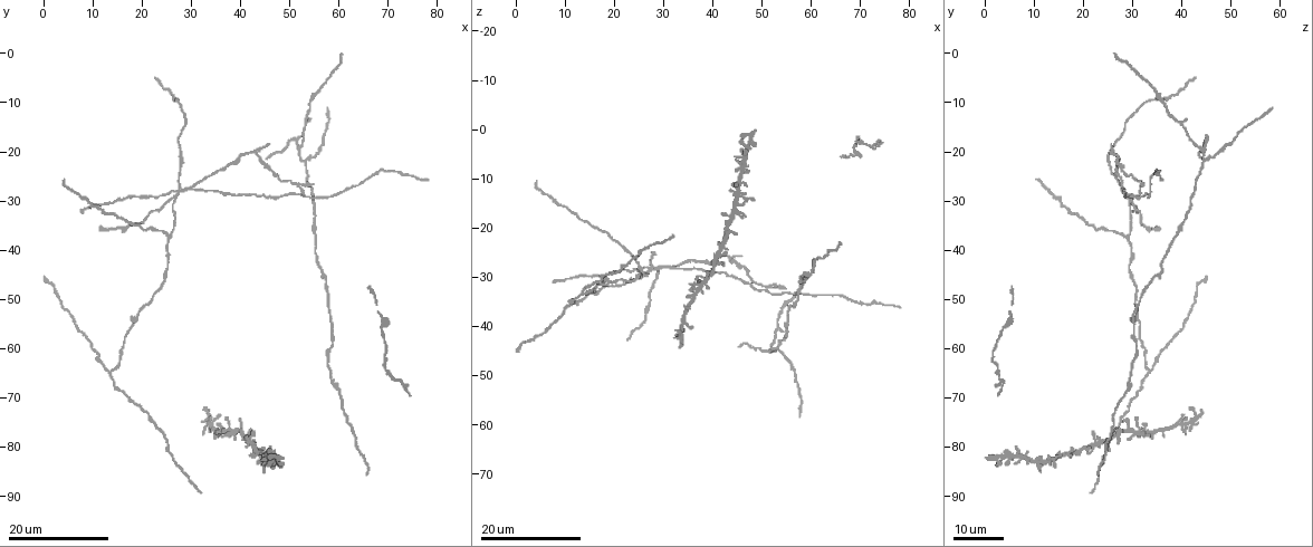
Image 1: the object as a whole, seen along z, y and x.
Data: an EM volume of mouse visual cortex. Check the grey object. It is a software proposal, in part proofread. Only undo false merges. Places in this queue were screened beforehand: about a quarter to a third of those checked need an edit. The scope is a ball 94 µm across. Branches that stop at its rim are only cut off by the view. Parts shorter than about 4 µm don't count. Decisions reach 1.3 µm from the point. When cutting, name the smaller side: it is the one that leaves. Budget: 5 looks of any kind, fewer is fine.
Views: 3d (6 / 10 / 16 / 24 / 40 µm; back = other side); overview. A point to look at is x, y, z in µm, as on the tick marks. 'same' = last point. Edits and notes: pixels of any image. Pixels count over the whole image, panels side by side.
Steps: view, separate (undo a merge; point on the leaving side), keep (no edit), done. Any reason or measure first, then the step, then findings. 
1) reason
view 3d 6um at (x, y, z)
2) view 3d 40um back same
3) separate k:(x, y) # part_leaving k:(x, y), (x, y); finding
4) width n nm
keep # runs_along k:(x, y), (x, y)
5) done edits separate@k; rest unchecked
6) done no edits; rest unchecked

three arms meet
view 3d 24um at (53.5, 21.5, 45.0)

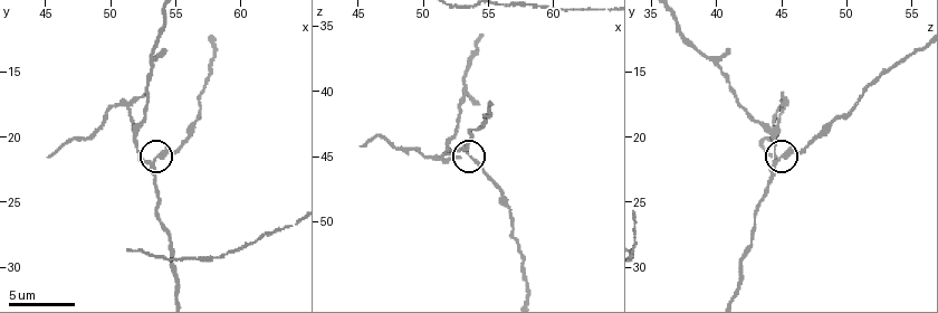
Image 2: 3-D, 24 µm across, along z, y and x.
zoom in
view 3d 6um at (53.0, 22.0, 44.4)

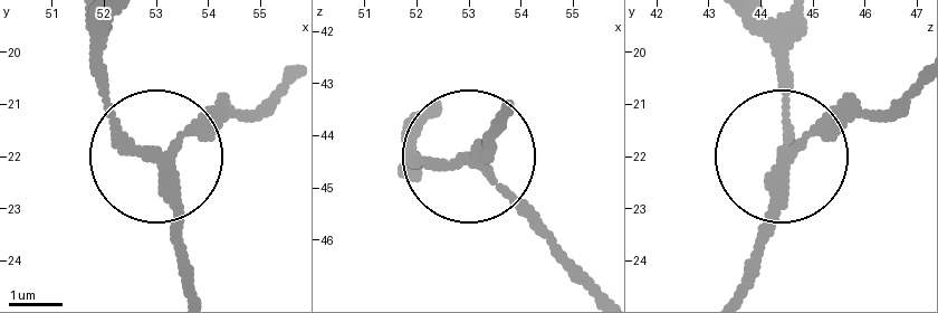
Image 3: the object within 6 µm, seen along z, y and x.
keep # one neuron here

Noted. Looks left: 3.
thick turns thin
view 3d 10um at (56.8, 18.6, 49.4)

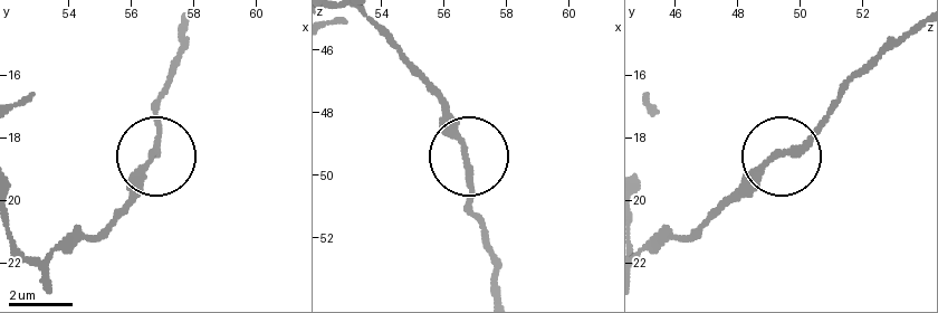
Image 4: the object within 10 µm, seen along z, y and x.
width 210 nm
keep # continuous, no second neuron

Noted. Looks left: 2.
three-way junction
view 3d 24um at (25.0, 37.5, 28.5)

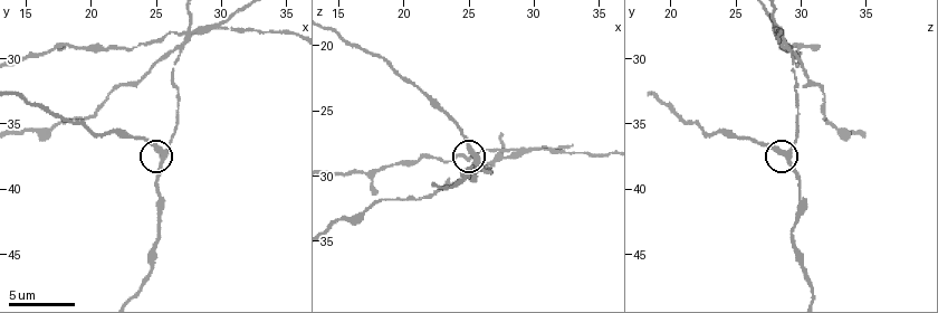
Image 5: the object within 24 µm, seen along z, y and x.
view 3d 10um at (25.6, 37.4, 29.0)

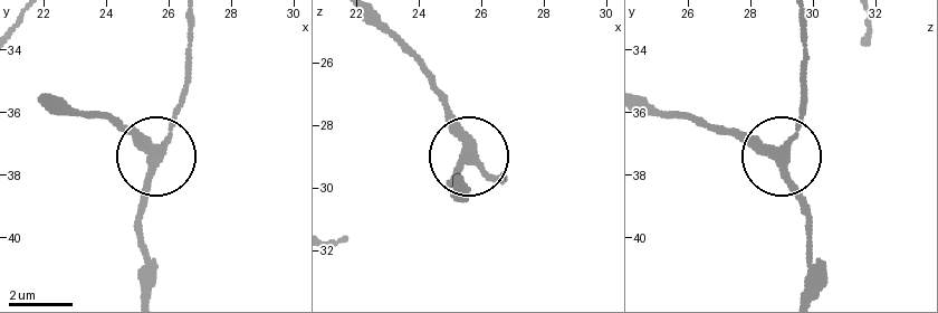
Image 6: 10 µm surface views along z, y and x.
arms 3
keep # runs_along 6:(798, 19), (807, 100), (791, 148), (767, 155), (721, 126); all the same neuron

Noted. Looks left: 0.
done no edits; rest unchecked

